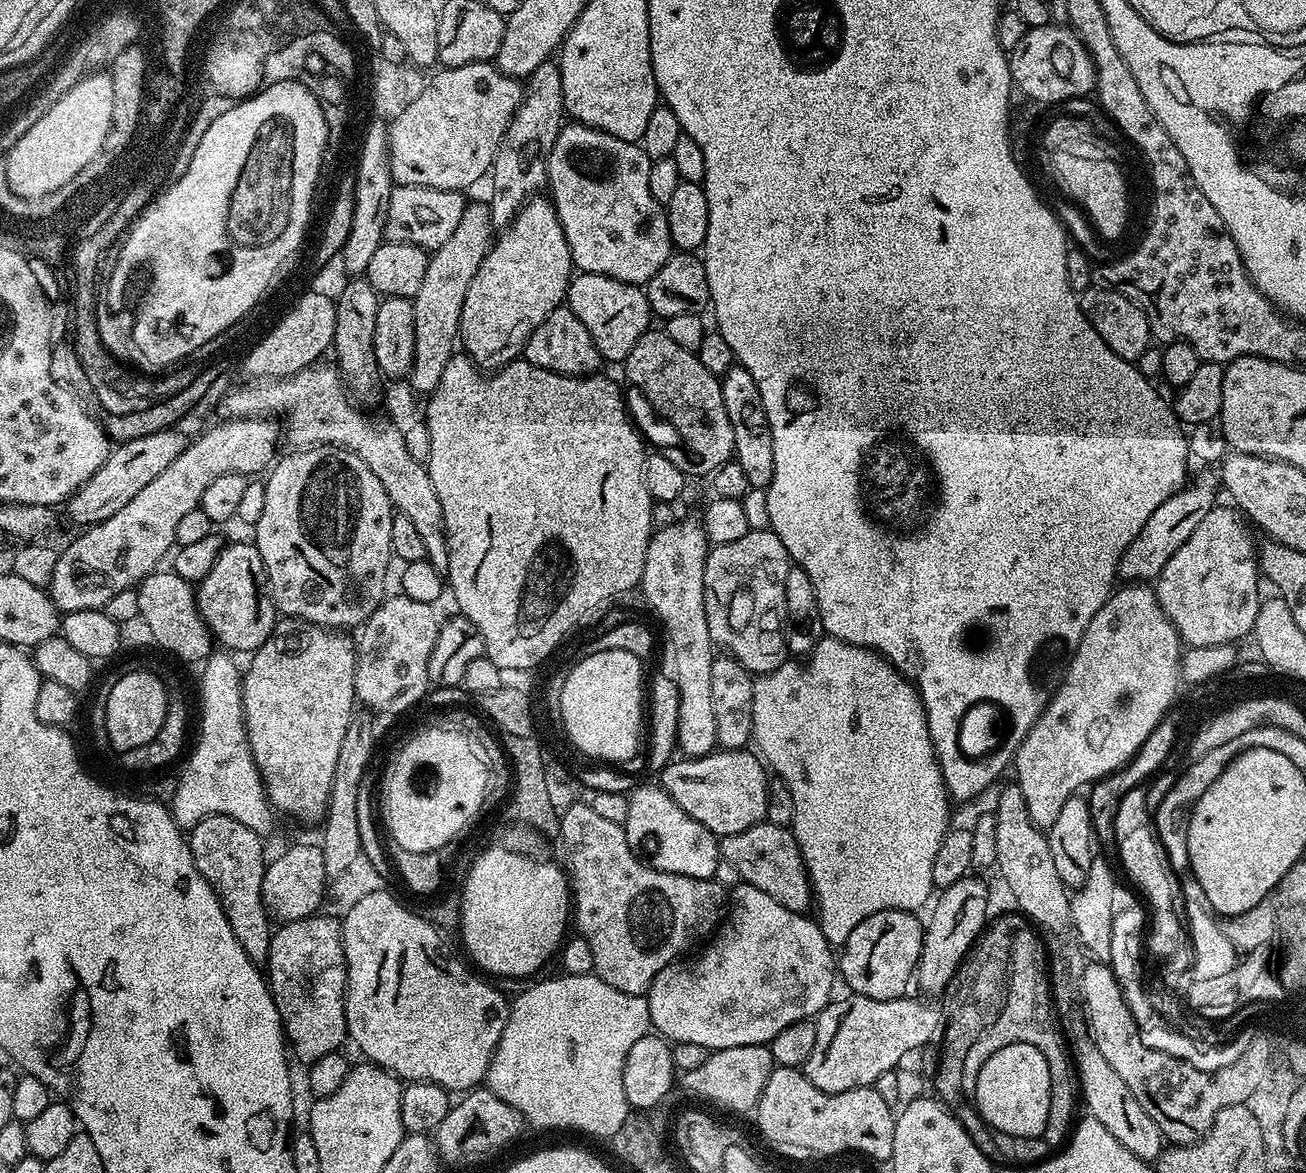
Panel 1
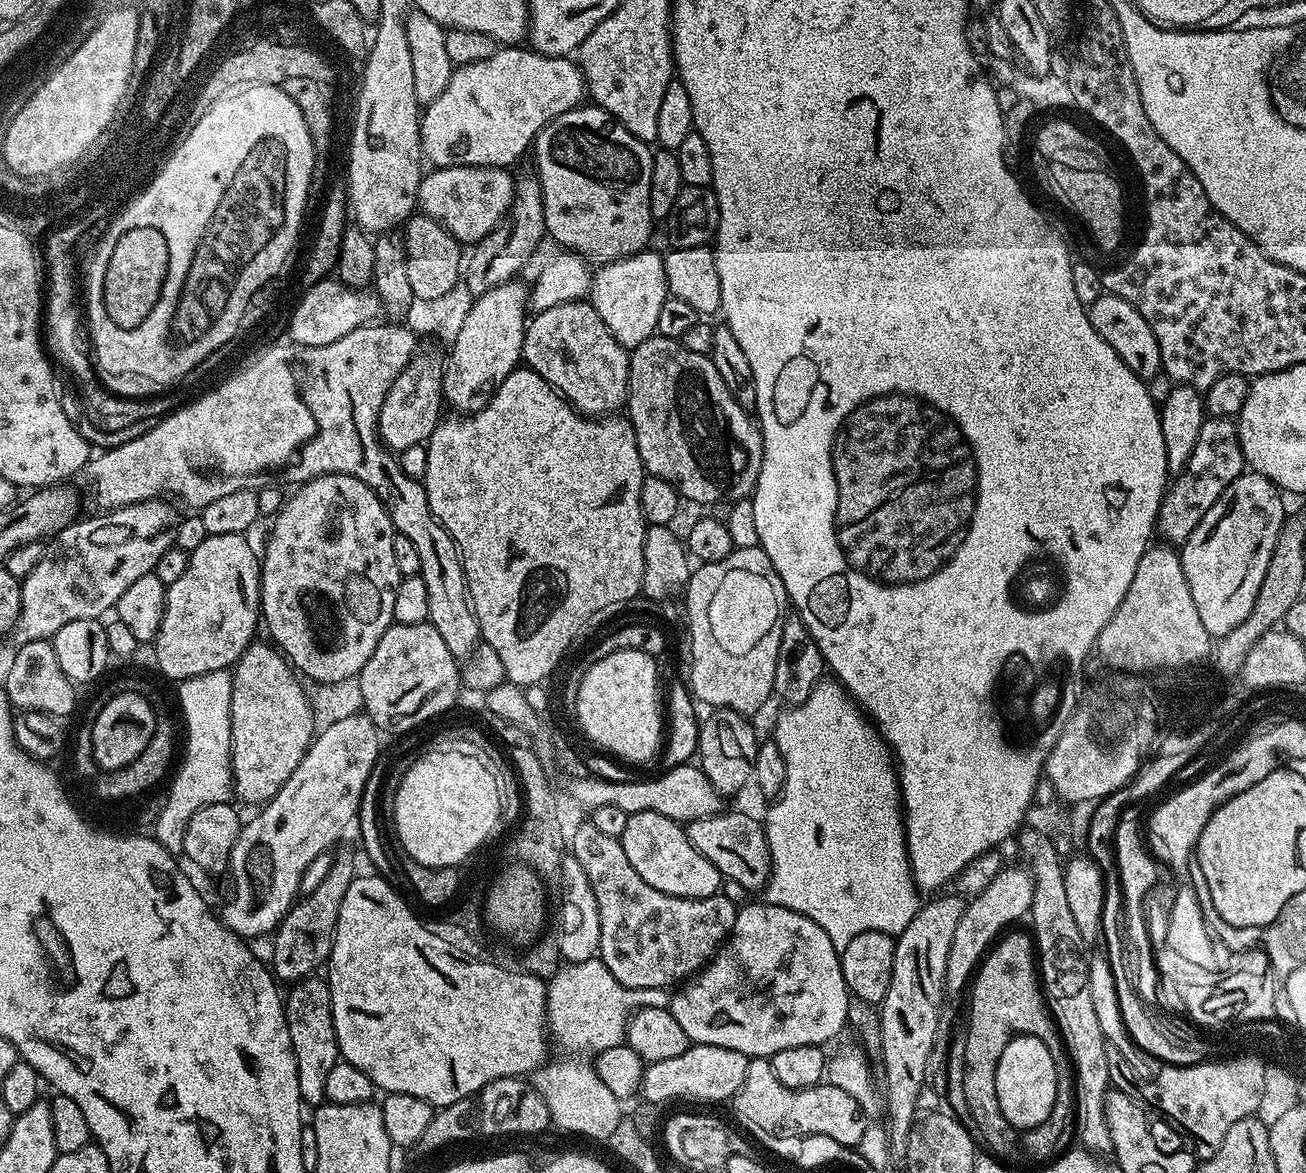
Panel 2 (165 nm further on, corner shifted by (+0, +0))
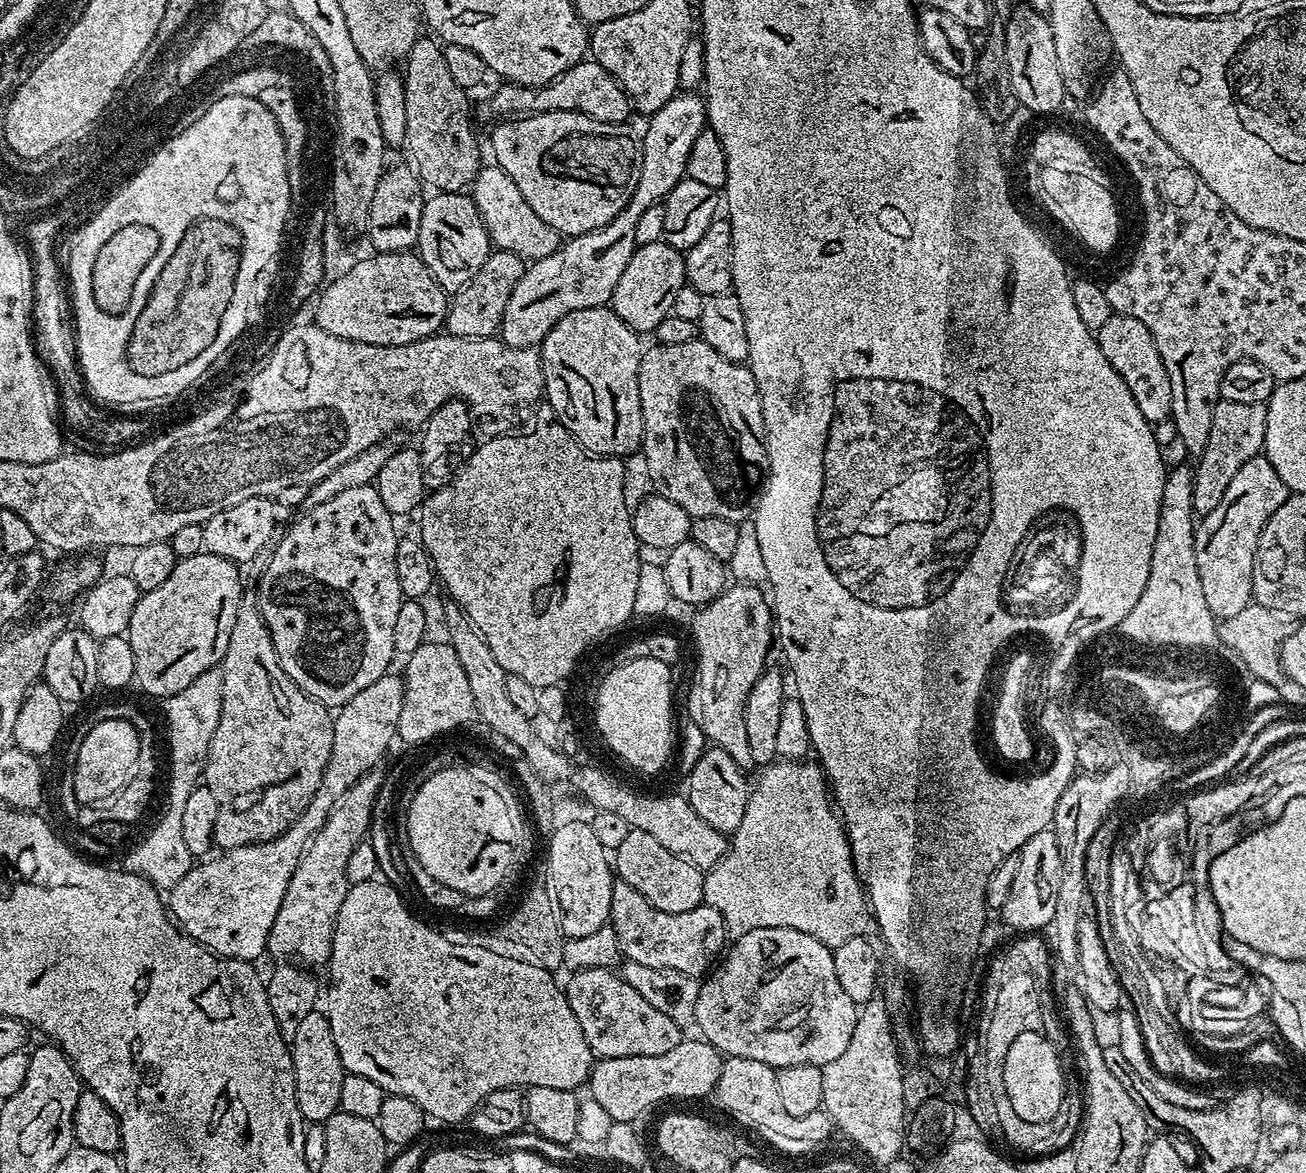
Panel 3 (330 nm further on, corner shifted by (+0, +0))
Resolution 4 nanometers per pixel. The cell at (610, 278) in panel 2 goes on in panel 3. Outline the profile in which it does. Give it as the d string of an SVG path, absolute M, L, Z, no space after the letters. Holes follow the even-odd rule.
M663 239L642 244L637 247L630 262L626 262L626 270L622 270L618 286L614 286L610 307L618 314L618 318L622 318L622 322L626 322L626 326L641 334L652 334L658 322L671 313L674 294L678 294L685 283L684 252L681 249L665 244Z

